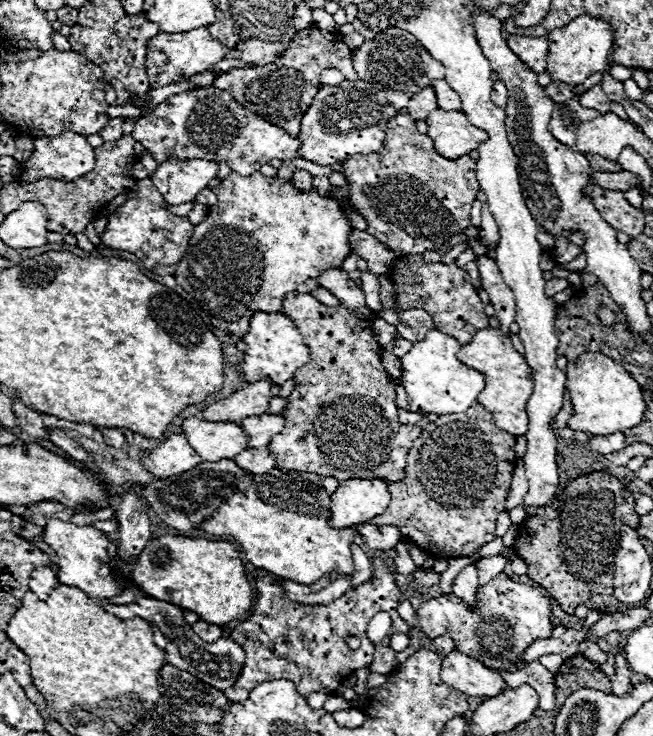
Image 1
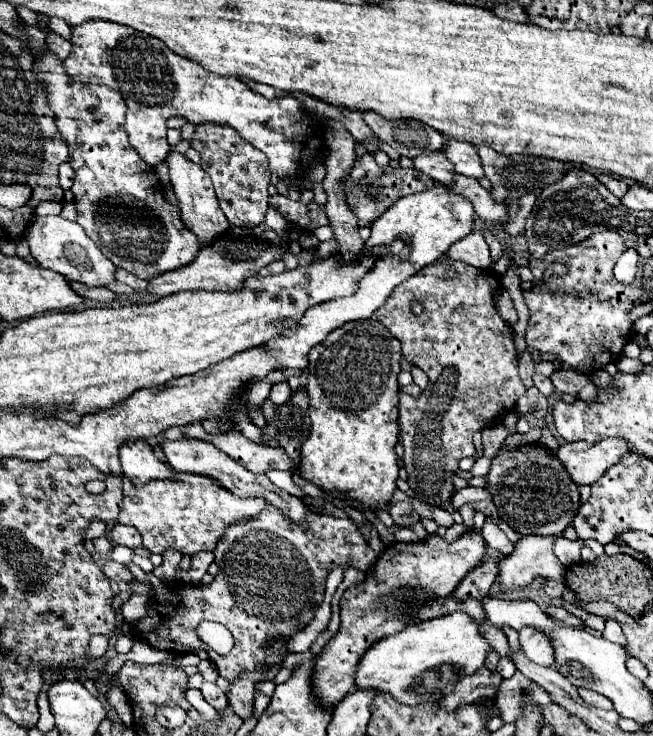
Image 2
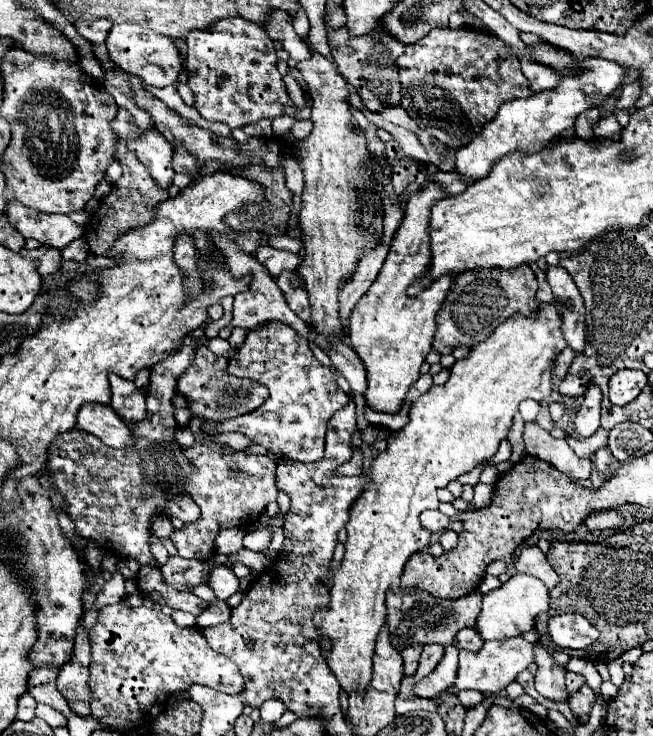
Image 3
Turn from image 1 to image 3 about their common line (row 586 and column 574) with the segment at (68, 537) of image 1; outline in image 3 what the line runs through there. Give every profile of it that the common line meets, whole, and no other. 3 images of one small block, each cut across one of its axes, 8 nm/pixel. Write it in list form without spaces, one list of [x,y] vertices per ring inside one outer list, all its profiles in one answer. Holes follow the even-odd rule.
[[[580,60],[580,72],[576,76],[564,76],[560,80],[560,86],[554,90],[546,90],[540,94],[534,94],[526,100],[510,100],[500,110],[498,116],[484,124],[484,130],[480,136],[476,136],[470,144],[456,150],[456,172],[464,180],[480,180],[488,176],[492,164],[500,158],[504,158],[510,152],[522,152],[522,154],[534,154],[544,144],[560,136],[564,130],[574,126],[574,120],[580,112],[588,110],[592,104],[612,96],[624,78],[624,70],[620,64],[612,64],[610,60]]]

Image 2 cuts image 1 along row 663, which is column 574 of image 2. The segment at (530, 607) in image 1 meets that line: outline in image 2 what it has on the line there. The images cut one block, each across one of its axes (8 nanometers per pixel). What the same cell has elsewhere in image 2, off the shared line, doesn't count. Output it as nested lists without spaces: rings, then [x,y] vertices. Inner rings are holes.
[[[524,444],[506,448],[500,446],[498,454],[492,458],[490,472],[486,474],[486,490],[492,494],[494,506],[498,510],[498,516],[502,522],[506,522],[514,532],[522,536],[560,536],[574,520],[578,508],[580,508],[580,490],[578,484],[572,482],[568,476],[568,470],[564,464],[560,464],[558,456],[540,444]]]

